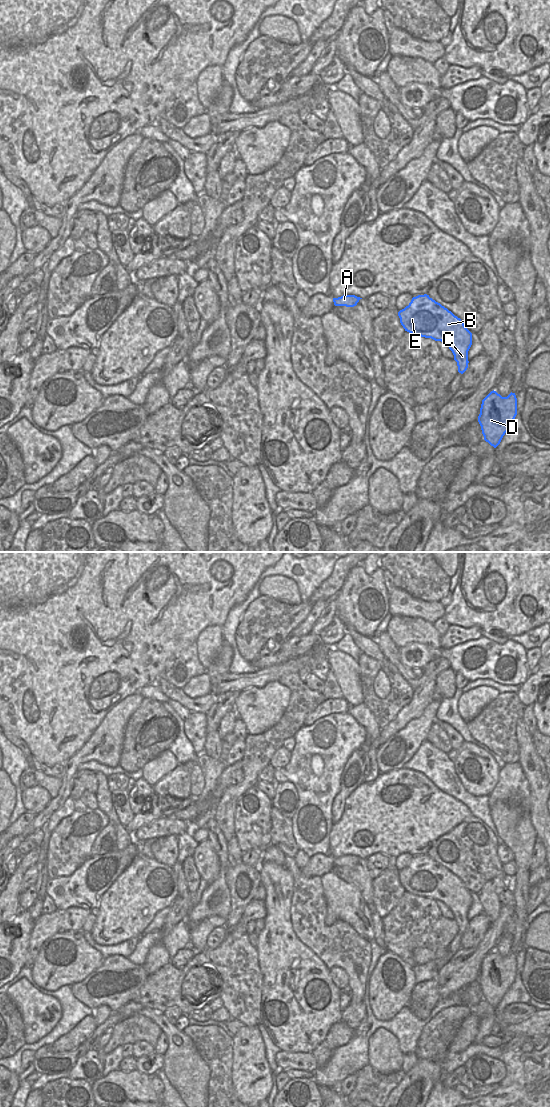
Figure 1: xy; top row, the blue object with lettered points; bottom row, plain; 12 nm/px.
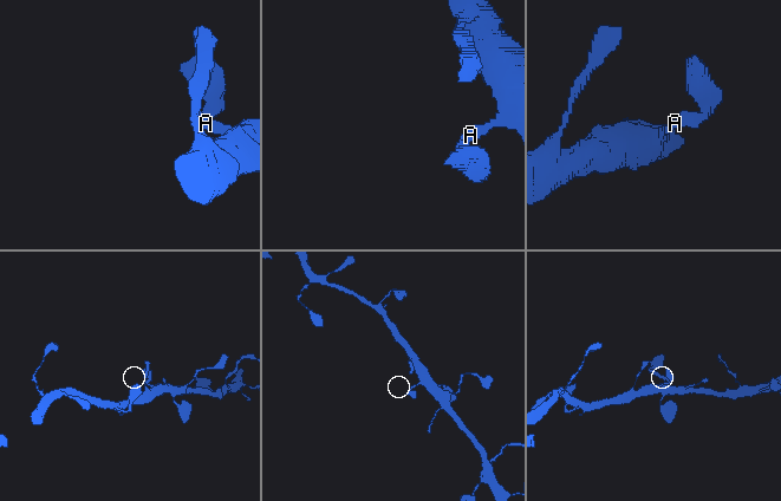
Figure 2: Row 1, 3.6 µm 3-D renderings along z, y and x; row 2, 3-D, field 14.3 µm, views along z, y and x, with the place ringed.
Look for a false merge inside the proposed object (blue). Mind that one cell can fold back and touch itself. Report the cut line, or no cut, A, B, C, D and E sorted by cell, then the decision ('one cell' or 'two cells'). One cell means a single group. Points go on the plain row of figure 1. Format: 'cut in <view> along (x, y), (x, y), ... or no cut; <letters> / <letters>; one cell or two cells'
no cut; A B C D E; one cell

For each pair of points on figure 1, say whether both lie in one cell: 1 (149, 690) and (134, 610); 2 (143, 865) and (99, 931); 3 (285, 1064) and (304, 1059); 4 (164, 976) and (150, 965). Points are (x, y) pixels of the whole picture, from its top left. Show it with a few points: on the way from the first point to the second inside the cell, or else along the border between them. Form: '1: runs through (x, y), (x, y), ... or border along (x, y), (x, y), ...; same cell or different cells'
1: border along (150, 683), (143, 686), (136, 693); different cells
2: runs through (143, 881), (143, 887), (115, 915); same cell
3: runs through (290, 1061), (299, 1060); same cell
4: border along (169, 962), (149, 975); different cells

